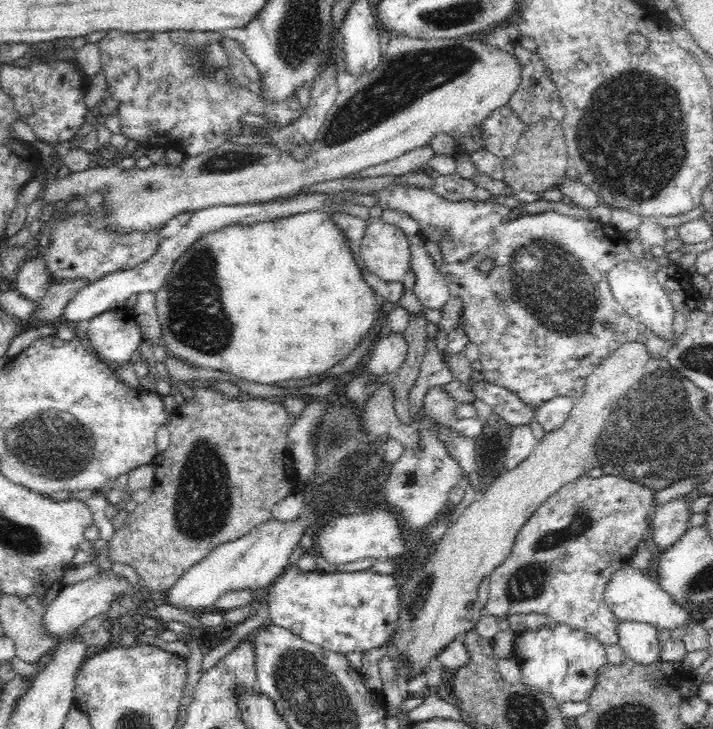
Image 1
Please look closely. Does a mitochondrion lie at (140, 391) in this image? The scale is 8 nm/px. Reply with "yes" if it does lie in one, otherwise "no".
no

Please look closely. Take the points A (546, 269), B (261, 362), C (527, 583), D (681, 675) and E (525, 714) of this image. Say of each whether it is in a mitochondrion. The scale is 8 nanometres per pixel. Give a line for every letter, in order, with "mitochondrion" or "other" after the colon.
A: mitochondrion
B: other
C: mitochondrion
D: other
E: mitochondrion

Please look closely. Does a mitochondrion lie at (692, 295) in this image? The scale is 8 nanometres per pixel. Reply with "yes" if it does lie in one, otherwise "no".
no

